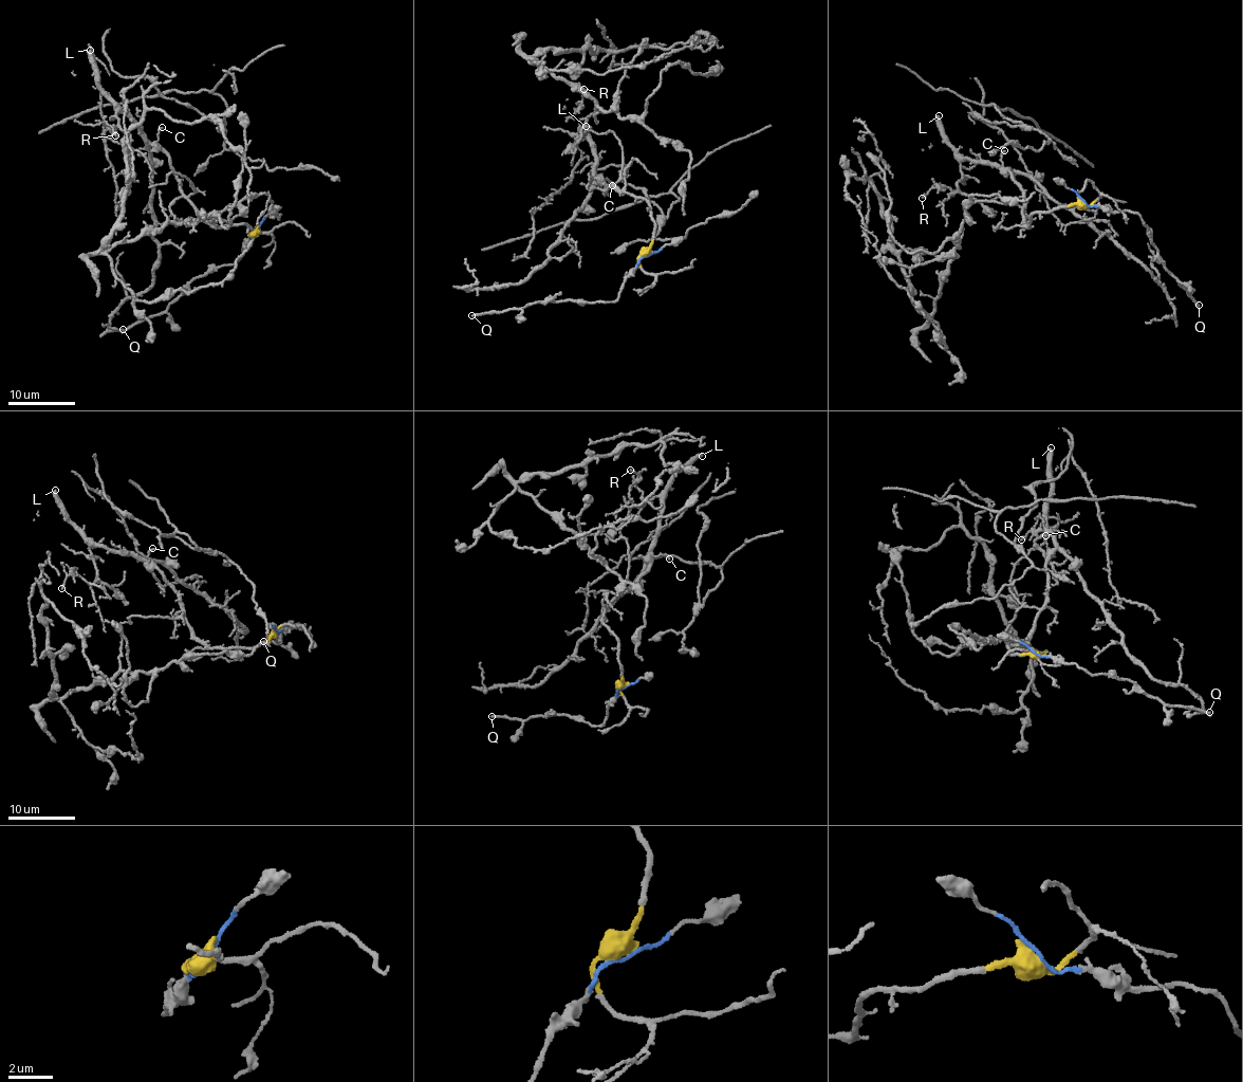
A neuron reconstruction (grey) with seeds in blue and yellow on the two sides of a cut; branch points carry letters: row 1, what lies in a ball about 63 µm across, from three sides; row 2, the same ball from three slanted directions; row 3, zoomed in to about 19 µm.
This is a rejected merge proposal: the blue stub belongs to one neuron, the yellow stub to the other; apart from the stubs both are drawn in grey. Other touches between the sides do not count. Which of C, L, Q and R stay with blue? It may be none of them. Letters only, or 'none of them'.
Q

